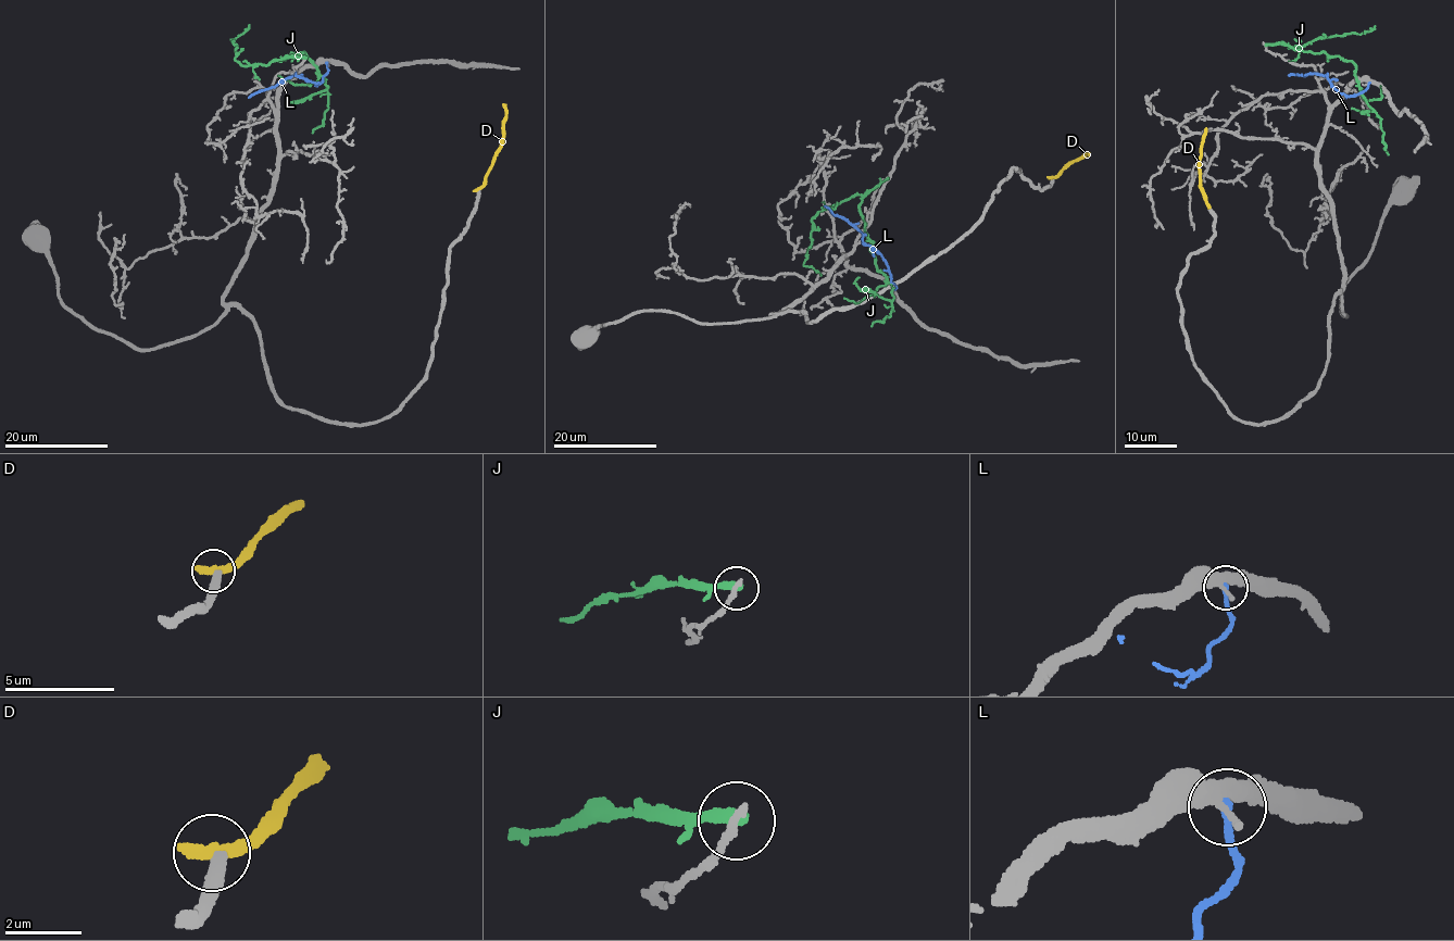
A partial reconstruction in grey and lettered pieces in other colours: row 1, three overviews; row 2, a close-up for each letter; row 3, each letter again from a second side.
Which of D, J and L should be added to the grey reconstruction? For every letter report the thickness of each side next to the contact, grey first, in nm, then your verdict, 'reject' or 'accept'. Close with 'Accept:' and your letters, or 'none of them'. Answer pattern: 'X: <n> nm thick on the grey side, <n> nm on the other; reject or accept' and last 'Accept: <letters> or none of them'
D: 400 nm thick on the grey side, 420 nm on the other; reject
J: 240 nm thick on the grey side, 320 nm on the other; reject
L: 280 nm thick on the grey side, 240 nm on the other; reject
Accept: none of them

